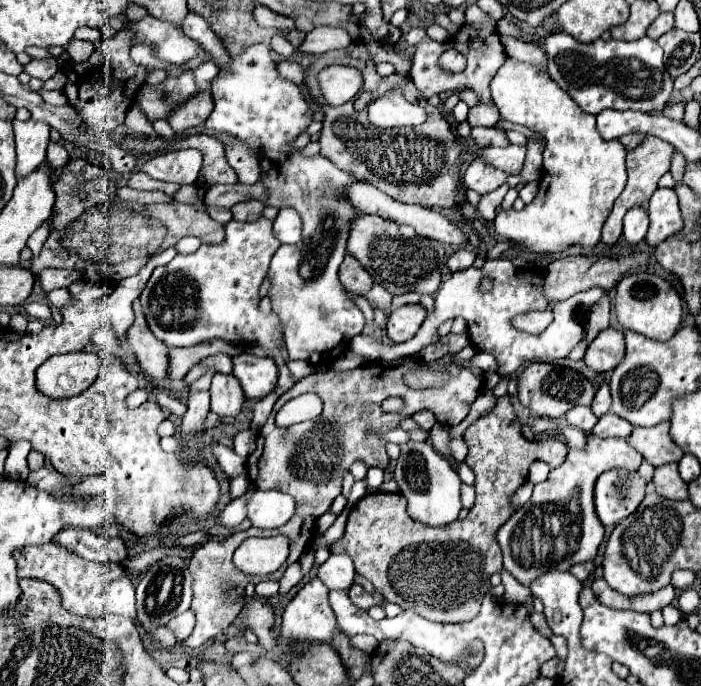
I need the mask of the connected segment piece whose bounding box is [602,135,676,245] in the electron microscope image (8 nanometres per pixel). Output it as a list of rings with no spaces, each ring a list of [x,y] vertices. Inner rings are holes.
[[[648,135],[648,139],[646,139],[640,147],[628,151],[628,155],[626,155],[628,185],[626,185],[626,189],[622,191],[622,195],[616,199],[612,213],[610,213],[610,217],[606,219],[606,223],[604,223],[602,241],[604,241],[606,245],[618,243],[618,239],[620,239],[620,235],[622,235],[622,217],[626,215],[628,209],[632,209],[632,207],[642,205],[642,203],[648,201],[648,197],[650,197],[650,195],[656,191],[656,187],[658,187],[658,179],[670,169],[670,161],[672,161],[672,155],[674,155],[674,153],[676,153],[676,149],[674,149],[672,145],[660,141],[660,139],[652,137],[652,135]]]

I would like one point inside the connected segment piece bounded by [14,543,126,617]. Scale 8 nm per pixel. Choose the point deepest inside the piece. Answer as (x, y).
(82, 585)

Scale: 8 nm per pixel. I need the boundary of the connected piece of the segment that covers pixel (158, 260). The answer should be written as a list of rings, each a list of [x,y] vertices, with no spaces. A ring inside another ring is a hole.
[[[168,247],[166,251],[162,251],[160,255],[154,255],[148,259],[148,263],[132,277],[126,277],[118,283],[118,287],[114,289],[114,293],[104,299],[104,307],[110,315],[110,323],[118,329],[118,337],[122,341],[122,345],[126,345],[126,331],[128,327],[132,325],[134,321],[134,311],[132,311],[132,303],[136,297],[140,297],[142,289],[146,287],[152,271],[158,267],[158,265],[166,265],[174,259],[176,255],[176,249],[174,247]]]

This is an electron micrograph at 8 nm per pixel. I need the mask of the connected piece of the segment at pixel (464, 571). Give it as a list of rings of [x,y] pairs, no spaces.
[[[504,395],[496,405],[476,419],[466,431],[464,441],[468,445],[466,465],[475,475],[475,504],[464,521],[454,521],[442,527],[430,527],[420,521],[414,521],[406,511],[406,499],[400,493],[370,493],[360,499],[346,523],[344,535],[330,545],[332,553],[346,553],[352,557],[356,573],[368,579],[376,591],[390,603],[400,605],[402,609],[412,609],[422,617],[438,623],[460,623],[472,619],[480,611],[484,595],[490,591],[490,577],[502,571],[502,553],[496,543],[496,531],[510,519],[514,513],[512,495],[526,483],[528,467],[534,461],[546,461],[550,467],[560,467],[568,455],[568,445],[556,437],[544,435],[544,441],[528,441],[520,433],[520,423],[514,415],[510,397]]]

